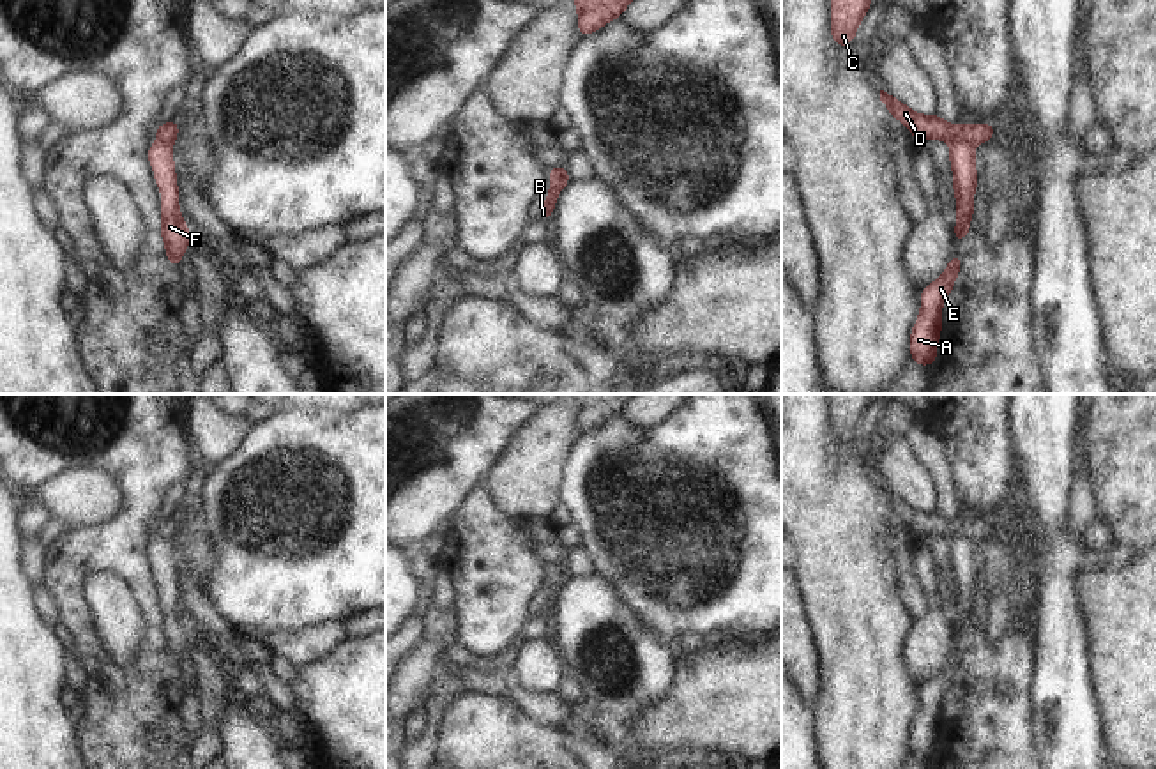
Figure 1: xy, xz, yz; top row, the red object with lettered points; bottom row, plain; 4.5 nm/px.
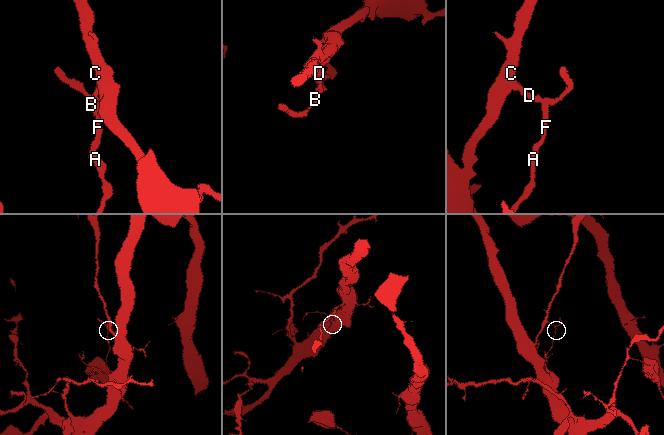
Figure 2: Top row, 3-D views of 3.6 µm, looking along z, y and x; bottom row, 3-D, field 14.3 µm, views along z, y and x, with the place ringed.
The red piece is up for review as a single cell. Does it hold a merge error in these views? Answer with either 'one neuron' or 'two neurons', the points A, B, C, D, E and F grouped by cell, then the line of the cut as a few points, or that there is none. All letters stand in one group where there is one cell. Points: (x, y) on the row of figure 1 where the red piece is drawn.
two neurons; A E F / B C D; cut in xz along (559, 168), (561, 179), (550, 188)

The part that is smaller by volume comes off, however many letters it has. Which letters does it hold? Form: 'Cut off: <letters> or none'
Cut off: A, E, F

